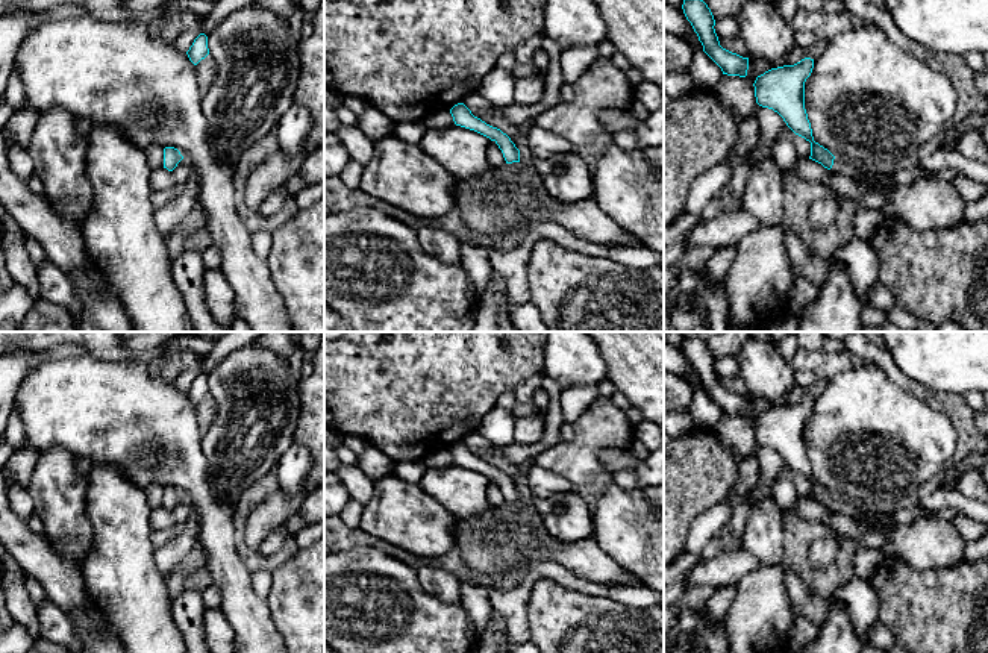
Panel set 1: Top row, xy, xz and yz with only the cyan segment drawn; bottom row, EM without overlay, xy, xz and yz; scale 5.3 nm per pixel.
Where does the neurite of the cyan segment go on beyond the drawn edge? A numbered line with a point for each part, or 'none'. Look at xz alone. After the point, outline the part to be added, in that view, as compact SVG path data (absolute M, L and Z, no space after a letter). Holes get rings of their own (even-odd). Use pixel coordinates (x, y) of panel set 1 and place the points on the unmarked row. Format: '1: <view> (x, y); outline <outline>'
1: xz (514, 508); outline M520 501L508 503L508 508L509 508L511 518L517 524L518 535L524 533L526 526L524 526L524 515L520 512Z

